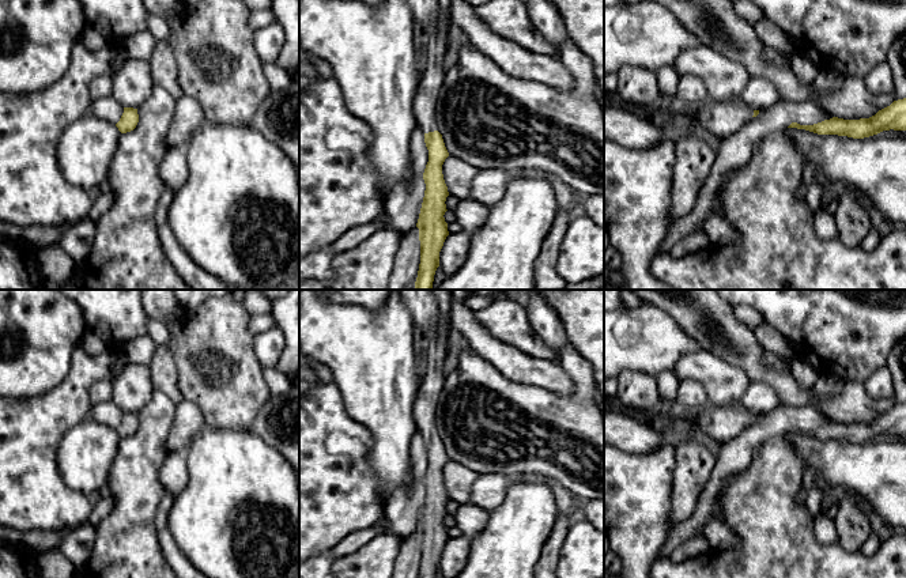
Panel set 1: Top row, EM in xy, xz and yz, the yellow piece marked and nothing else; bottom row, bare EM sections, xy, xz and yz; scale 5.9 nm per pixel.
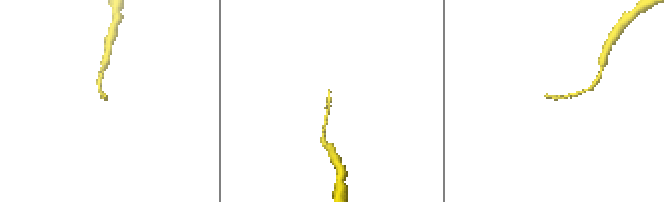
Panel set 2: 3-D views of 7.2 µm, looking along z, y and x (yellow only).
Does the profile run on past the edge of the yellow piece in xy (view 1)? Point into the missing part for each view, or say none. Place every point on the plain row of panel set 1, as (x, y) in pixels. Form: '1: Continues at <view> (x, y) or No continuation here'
1: No continuation here

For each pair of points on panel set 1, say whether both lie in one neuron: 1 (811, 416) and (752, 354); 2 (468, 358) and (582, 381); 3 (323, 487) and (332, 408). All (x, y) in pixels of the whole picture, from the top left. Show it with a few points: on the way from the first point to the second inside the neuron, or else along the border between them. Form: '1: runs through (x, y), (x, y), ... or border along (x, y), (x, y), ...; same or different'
1: border along (780, 404), (815, 404), (831, 418); different
2: runs through (498, 389), (516, 403), (561, 403); same
3: runs through (316, 468), (316, 427); same

